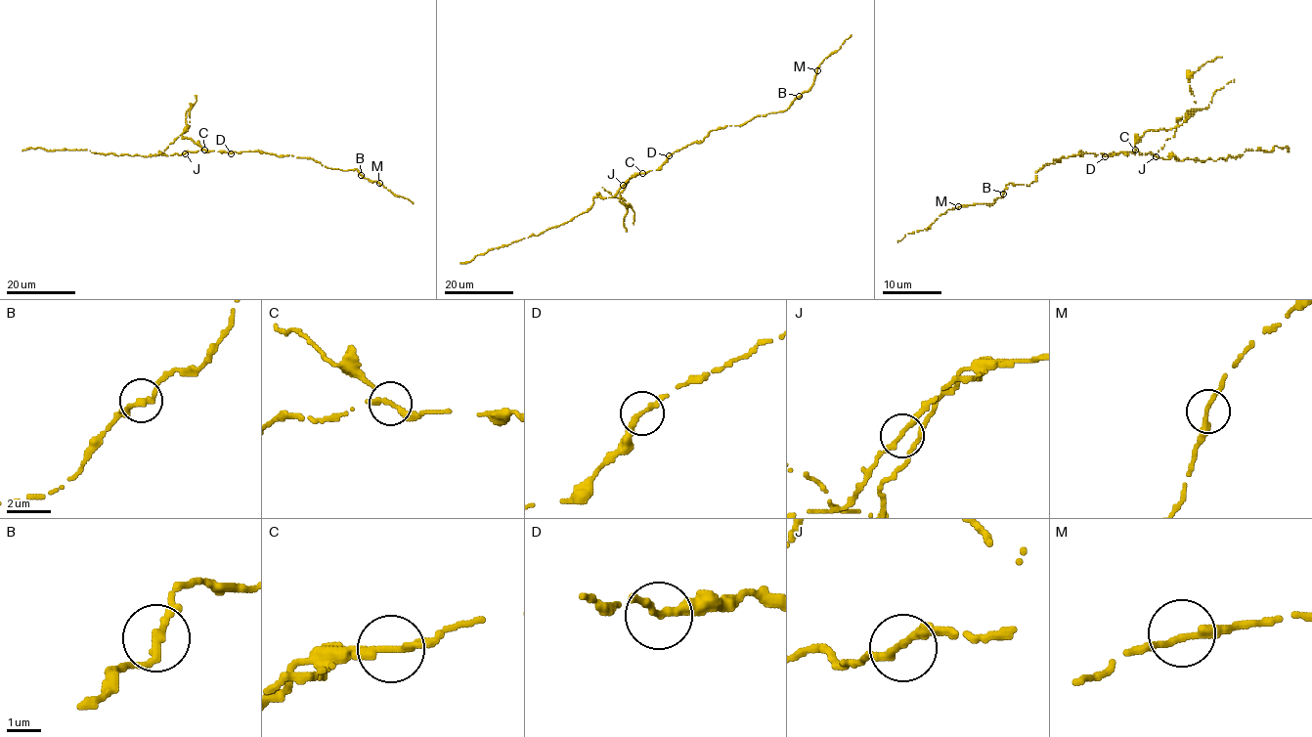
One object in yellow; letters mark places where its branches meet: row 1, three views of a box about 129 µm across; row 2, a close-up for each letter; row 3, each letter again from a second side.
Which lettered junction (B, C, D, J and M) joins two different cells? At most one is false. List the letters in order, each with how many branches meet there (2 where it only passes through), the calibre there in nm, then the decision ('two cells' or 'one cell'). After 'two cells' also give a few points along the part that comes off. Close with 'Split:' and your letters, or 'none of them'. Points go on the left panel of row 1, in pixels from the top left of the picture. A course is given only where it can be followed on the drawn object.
B: 2 branches meet; 240 nm thick; one cell
C: 2 branches meet; 240 nm thick; two cells; foreign part runs (204, 150), (191, 139), (182, 138), (189, 125), (196, 95)
D: 2 branches meet; 240 nm thick; one cell
J: 2 branches meet; 240 nm thick; one cell
M: 2 branches meet; 240 nm thick; one cell
Split: C

